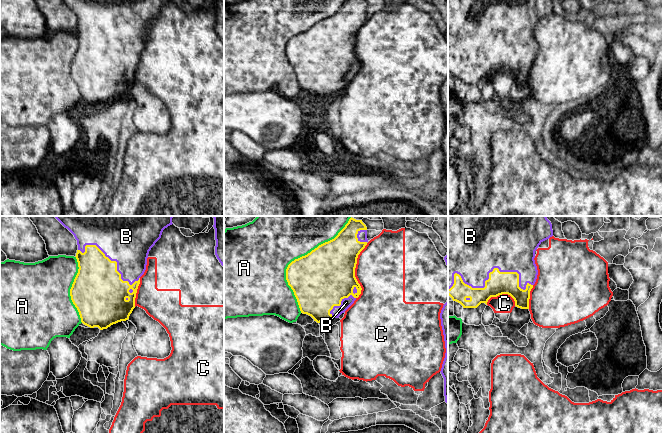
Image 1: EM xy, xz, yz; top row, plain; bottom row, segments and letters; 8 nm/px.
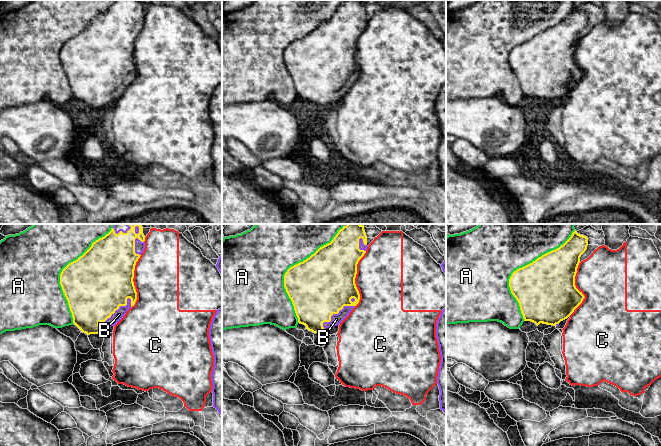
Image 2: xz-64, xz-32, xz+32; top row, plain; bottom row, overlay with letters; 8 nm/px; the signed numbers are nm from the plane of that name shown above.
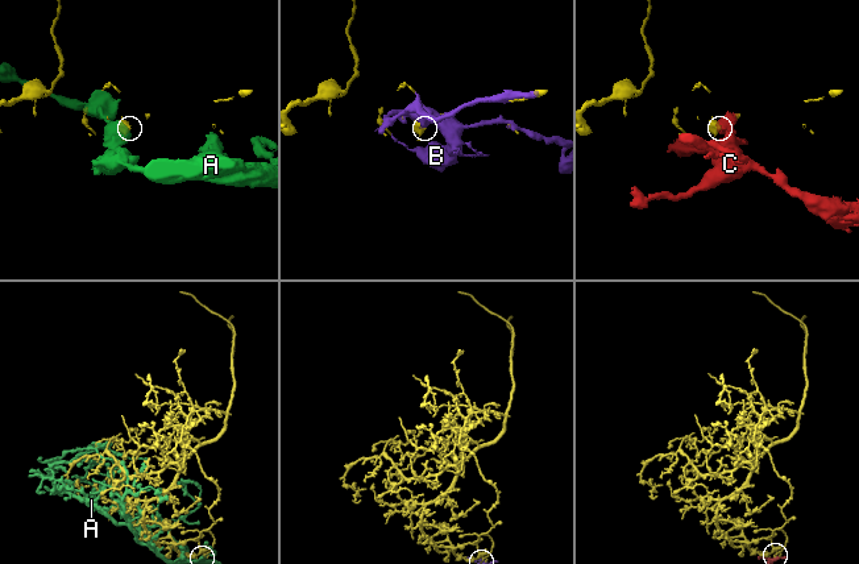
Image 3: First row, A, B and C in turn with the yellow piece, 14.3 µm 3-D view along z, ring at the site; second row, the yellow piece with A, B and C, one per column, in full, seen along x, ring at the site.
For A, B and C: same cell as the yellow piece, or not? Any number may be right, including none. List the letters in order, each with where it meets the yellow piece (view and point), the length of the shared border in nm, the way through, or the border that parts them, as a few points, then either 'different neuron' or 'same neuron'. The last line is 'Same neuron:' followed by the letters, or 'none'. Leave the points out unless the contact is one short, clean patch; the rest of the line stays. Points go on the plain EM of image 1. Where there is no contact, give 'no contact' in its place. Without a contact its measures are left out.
A: xz (295, 35) | 800 nm | different neuron
B: yz (489, 51) | 700 nm | same neuron
C: xz (354, 47) | 460 nm | different neuron
Same neuron: B

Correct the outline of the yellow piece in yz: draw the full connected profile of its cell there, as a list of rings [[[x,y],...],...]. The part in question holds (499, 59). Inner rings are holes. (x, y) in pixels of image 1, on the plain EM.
[[[448,0],[448,71],[453,77],[460,79],[463,84],[477,84],[481,79],[487,81],[491,73],[508,70],[514,75],[516,83],[529,85],[530,67],[538,51],[534,36],[535,27],[543,17],[552,12],[552,0]]]

